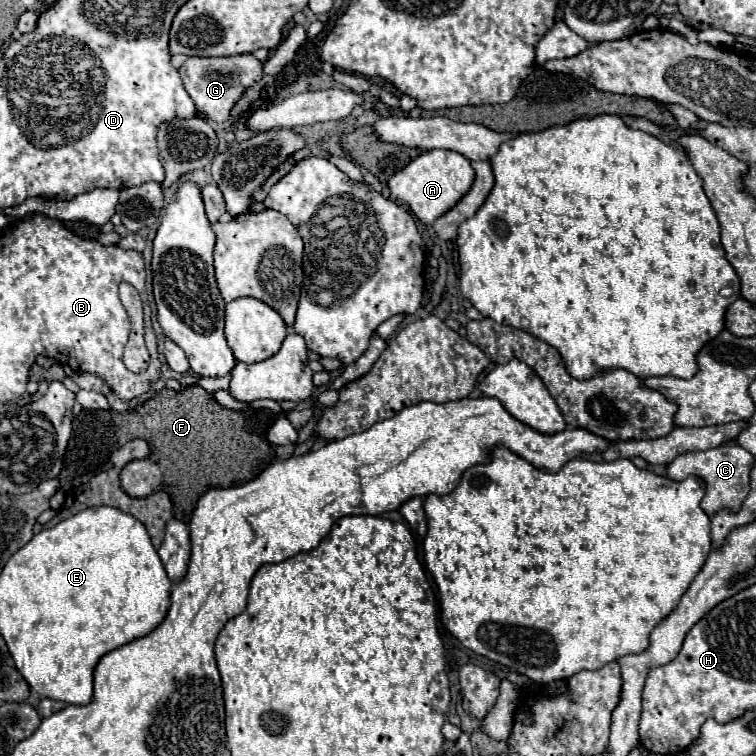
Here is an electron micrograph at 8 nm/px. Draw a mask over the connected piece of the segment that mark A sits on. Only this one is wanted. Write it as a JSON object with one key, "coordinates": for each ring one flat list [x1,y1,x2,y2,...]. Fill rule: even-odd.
{"coordinates":[[429,150,417,156,409,166,405,166,401,172,397,172,389,180,391,196,407,204,409,210,427,226,433,226,433,222,443,216,447,210,451,210,471,188,475,180,475,170,471,168,471,162,453,150]]}

